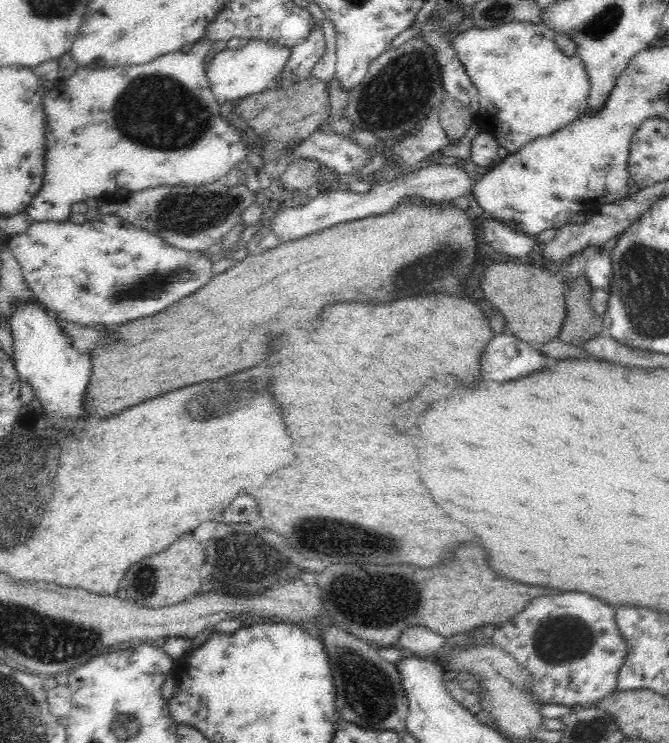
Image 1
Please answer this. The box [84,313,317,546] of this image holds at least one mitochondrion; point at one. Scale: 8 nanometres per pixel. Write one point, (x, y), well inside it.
(196, 409)

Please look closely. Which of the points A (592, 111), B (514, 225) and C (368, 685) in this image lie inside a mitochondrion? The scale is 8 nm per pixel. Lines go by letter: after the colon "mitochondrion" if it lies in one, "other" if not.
A: other
B: other
C: mitochondrion

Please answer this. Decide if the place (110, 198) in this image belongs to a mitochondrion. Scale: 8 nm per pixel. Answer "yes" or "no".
no

